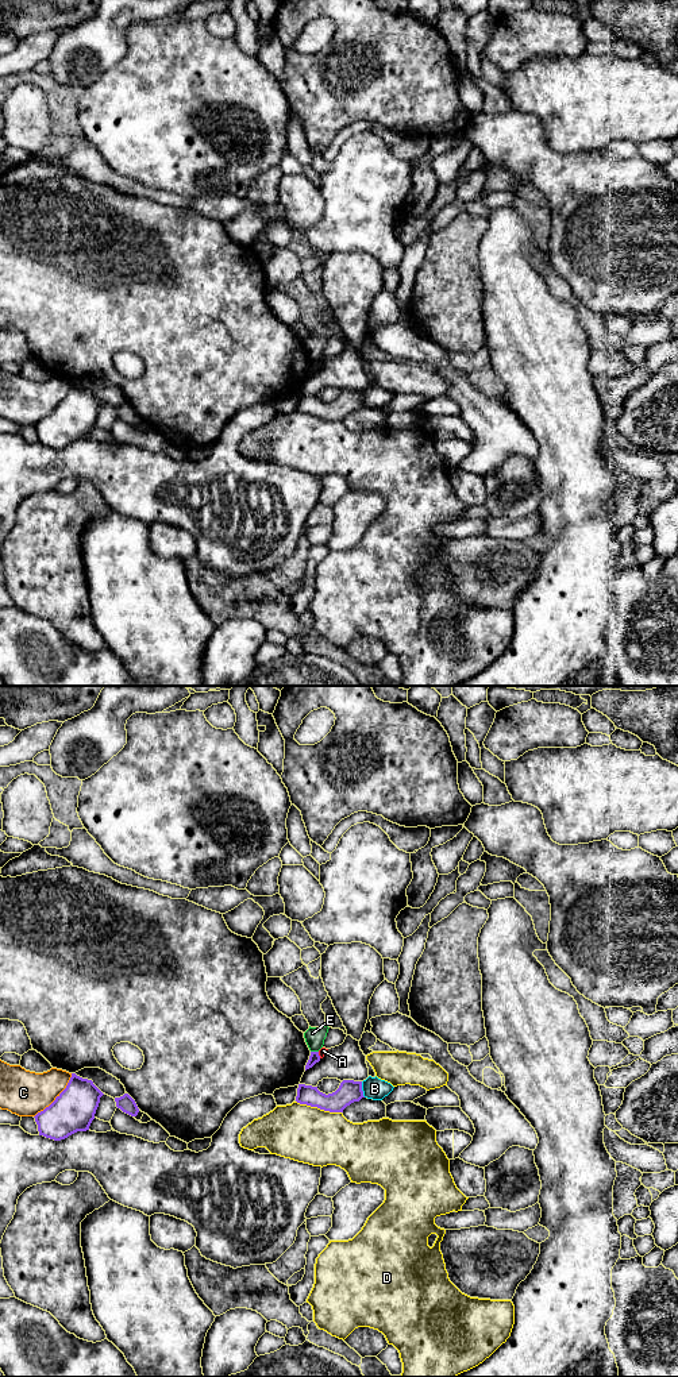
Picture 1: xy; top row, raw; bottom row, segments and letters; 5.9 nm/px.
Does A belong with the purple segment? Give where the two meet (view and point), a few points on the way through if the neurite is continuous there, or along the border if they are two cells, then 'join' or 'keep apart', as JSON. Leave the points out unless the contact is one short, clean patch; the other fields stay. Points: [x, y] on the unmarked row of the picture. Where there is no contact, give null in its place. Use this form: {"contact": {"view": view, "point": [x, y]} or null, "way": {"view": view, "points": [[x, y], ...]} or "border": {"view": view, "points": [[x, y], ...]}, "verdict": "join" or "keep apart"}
{"contact": {"view": "xy", "point": [318, 363]}, "border": {"view": "xy", "points": [[318, 361], [320, 366]]}, "verdict": "keep apart"}

